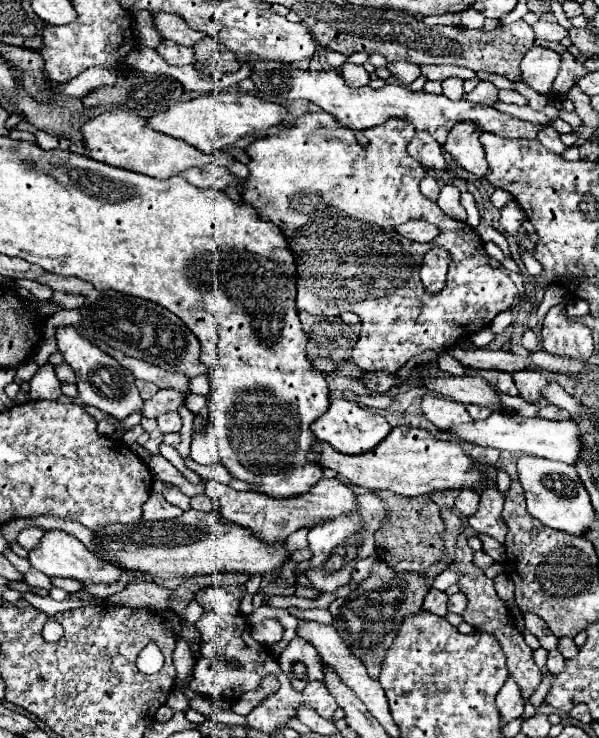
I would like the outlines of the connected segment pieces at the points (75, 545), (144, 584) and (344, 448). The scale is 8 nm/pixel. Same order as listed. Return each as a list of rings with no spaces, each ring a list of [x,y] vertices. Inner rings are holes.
[[[48,530],[36,550],[30,550],[28,556],[32,568],[44,572],[46,576],[62,576],[62,578],[74,578],[82,584],[112,584],[120,578],[120,568],[112,568],[112,564],[104,564],[104,560],[96,560],[96,556],[76,538],[62,530]]]
[[[124,568],[124,572],[128,576],[132,576],[132,580],[126,584],[126,588],[114,596],[108,598],[108,604],[112,606],[140,606],[140,604],[146,604],[146,606],[154,606],[154,608],[160,608],[160,610],[168,610],[166,602],[168,602],[168,596],[170,596],[170,590],[162,588],[160,584],[152,582],[152,580],[140,580],[142,576],[146,576],[144,572],[140,570],[128,570]]]
[[[334,398],[330,402],[328,412],[312,424],[312,432],[318,436],[318,440],[328,442],[338,452],[350,454],[350,456],[358,456],[358,454],[370,452],[372,448],[376,448],[376,444],[380,444],[390,434],[390,430],[392,430],[392,426],[386,422],[386,418],[382,414],[366,410],[366,408],[360,408],[354,402],[338,400],[338,398]]]

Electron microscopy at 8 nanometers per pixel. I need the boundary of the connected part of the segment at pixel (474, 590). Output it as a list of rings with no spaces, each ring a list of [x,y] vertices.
[[[460,534],[460,536],[456,538],[454,568],[460,572],[460,580],[458,580],[460,590],[468,596],[468,608],[464,610],[462,618],[464,618],[468,624],[472,624],[476,630],[488,632],[490,636],[494,636],[494,638],[500,642],[500,646],[502,646],[502,650],[504,650],[504,654],[506,654],[506,660],[508,660],[510,676],[518,682],[524,700],[528,700],[530,694],[538,688],[538,684],[540,684],[540,680],[542,680],[540,668],[538,668],[536,662],[534,662],[534,650],[524,642],[524,636],[516,630],[516,620],[514,620],[514,616],[506,610],[506,606],[504,606],[504,602],[500,600],[500,596],[496,594],[494,582],[492,582],[490,578],[486,578],[484,572],[472,564],[472,554],[474,554],[474,552],[472,552],[470,546],[466,544],[466,536]]]

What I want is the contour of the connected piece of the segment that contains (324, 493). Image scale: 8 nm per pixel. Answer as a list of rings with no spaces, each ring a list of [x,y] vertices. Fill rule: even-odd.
[[[322,478],[308,494],[288,500],[272,500],[270,496],[258,492],[238,492],[220,482],[208,482],[206,494],[216,502],[220,514],[242,528],[248,528],[254,536],[258,536],[264,544],[274,544],[280,538],[290,536],[300,528],[312,528],[316,524],[324,524],[338,516],[356,514],[356,494],[350,486],[340,482],[338,478]]]

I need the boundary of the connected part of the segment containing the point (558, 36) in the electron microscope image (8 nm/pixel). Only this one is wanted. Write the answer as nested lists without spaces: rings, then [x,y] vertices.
[[[538,20],[534,24],[534,32],[542,40],[562,40],[562,38],[568,36],[568,30],[566,28],[562,28],[556,22],[546,22],[546,20]]]

